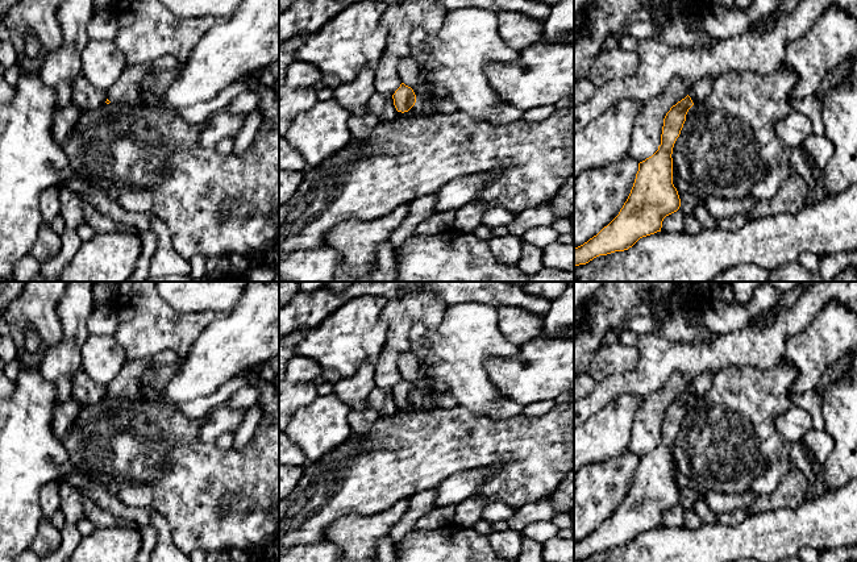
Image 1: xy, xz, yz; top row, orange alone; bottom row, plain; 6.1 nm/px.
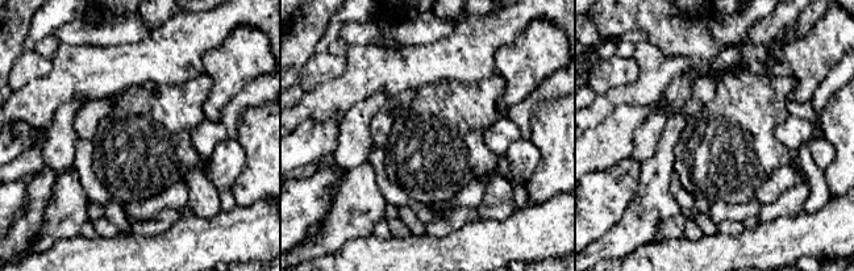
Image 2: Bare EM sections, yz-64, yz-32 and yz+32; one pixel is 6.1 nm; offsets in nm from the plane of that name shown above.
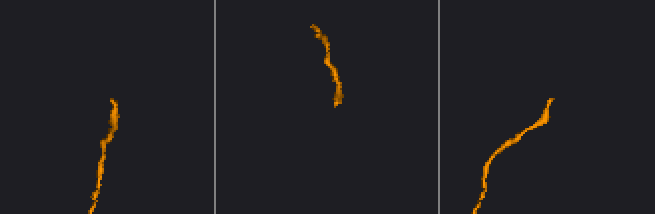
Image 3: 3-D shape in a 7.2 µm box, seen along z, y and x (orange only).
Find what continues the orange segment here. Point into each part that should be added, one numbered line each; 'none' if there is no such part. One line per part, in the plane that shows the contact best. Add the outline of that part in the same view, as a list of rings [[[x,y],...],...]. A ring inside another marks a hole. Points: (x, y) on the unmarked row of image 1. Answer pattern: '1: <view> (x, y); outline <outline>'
1: yz (702, 383); outline [[[702,372],[688,386],[694,399],[700,399],[711,388],[714,375]]]

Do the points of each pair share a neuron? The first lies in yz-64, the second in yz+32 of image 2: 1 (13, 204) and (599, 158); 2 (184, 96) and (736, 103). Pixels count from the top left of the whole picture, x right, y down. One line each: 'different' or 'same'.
1: different
2: same

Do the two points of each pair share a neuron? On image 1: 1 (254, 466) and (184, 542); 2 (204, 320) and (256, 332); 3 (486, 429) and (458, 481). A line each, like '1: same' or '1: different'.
1: same
2: different
3: different

